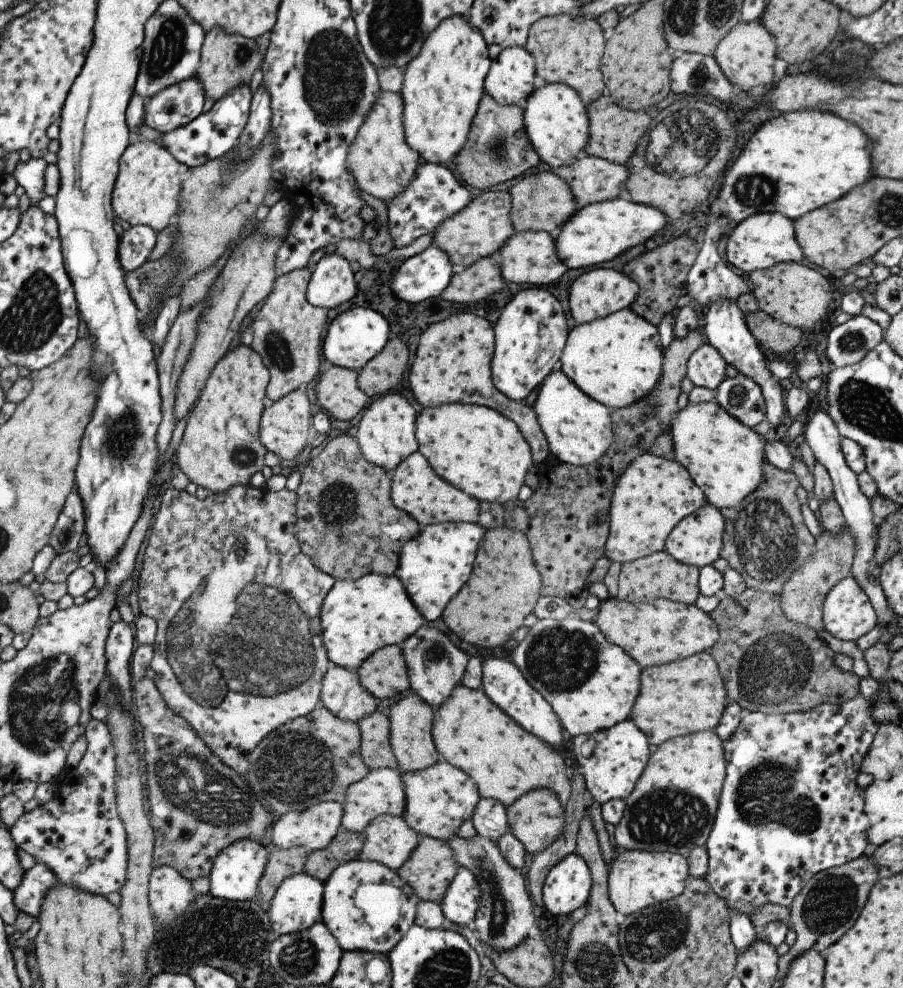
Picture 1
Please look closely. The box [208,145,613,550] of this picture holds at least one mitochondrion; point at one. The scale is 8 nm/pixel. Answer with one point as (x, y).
(336, 500)

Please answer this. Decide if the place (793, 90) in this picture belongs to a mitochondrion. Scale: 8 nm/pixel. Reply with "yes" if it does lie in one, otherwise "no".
yes

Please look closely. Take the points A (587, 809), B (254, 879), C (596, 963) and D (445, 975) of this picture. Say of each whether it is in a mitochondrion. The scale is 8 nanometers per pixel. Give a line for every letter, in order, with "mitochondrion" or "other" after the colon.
A: other
B: other
C: mitochondrion
D: mitochondrion

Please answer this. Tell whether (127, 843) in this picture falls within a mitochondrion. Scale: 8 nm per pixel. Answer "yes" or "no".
no

